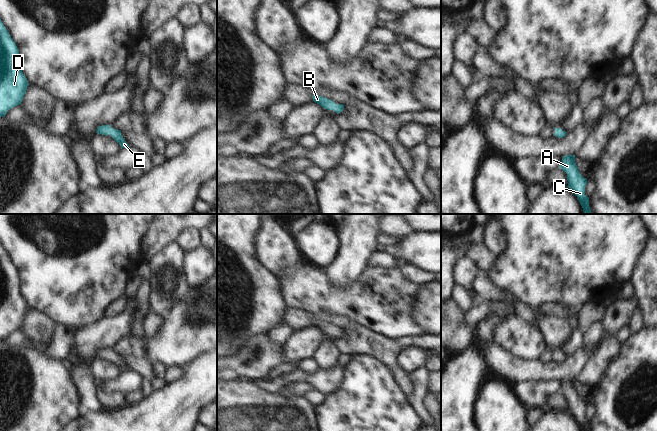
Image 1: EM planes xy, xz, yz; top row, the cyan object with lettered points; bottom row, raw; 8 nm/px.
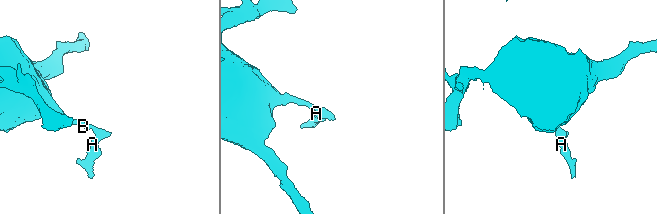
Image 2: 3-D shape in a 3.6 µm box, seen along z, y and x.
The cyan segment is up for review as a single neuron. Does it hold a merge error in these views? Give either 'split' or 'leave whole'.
leave whole

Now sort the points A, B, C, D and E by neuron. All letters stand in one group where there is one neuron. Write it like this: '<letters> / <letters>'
A B C D E

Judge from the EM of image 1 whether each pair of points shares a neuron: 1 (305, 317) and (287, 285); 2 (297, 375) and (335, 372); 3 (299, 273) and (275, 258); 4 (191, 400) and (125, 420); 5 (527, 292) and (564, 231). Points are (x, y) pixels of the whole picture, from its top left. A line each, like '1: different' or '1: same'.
1: different
2: same
3: different
4: same
5: same

